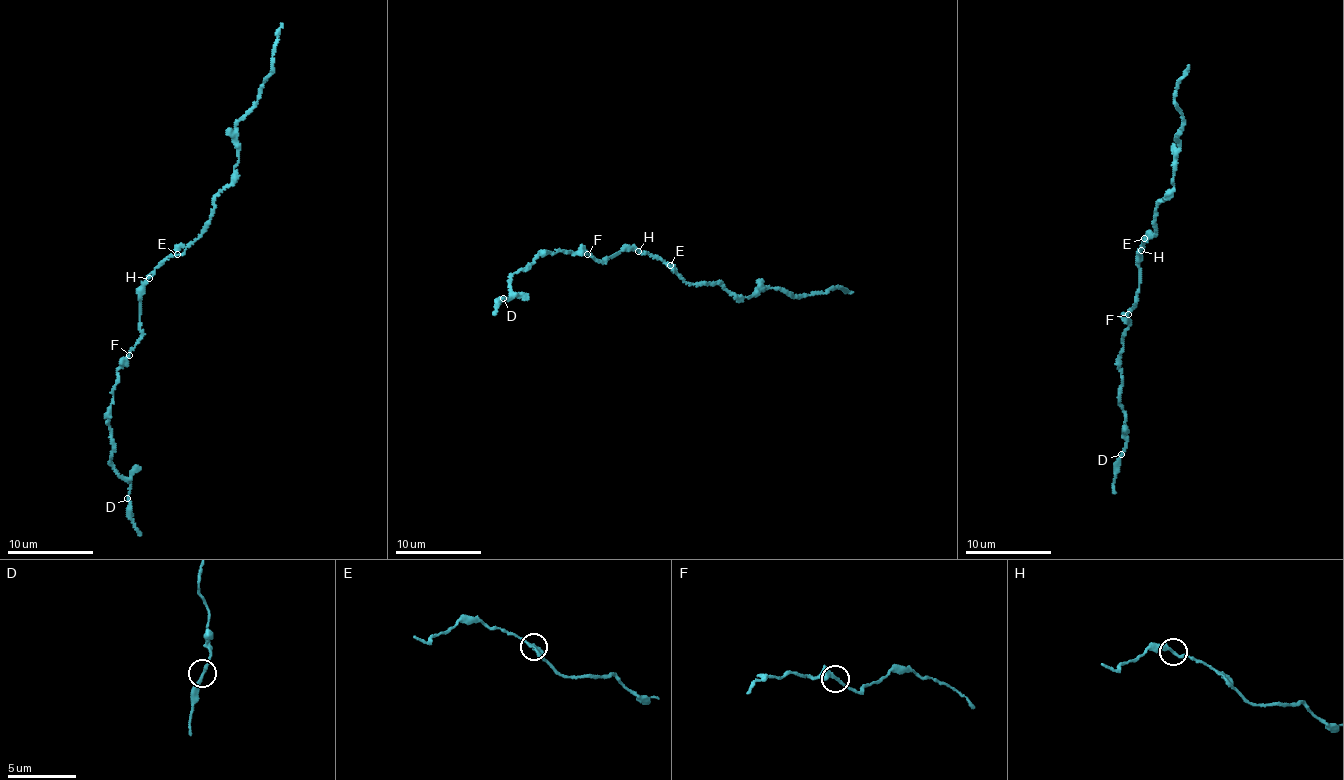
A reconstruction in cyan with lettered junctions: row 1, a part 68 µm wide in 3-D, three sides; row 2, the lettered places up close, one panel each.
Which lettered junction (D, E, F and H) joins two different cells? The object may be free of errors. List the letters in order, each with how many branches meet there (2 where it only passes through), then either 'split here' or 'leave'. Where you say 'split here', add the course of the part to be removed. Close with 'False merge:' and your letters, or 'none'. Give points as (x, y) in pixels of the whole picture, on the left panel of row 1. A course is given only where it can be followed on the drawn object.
D: 2 branches meet; leave
E: 2 branches meet; leave
F: 2 branches meet; leave
H: 2 branches meet; leave
False merge: none

